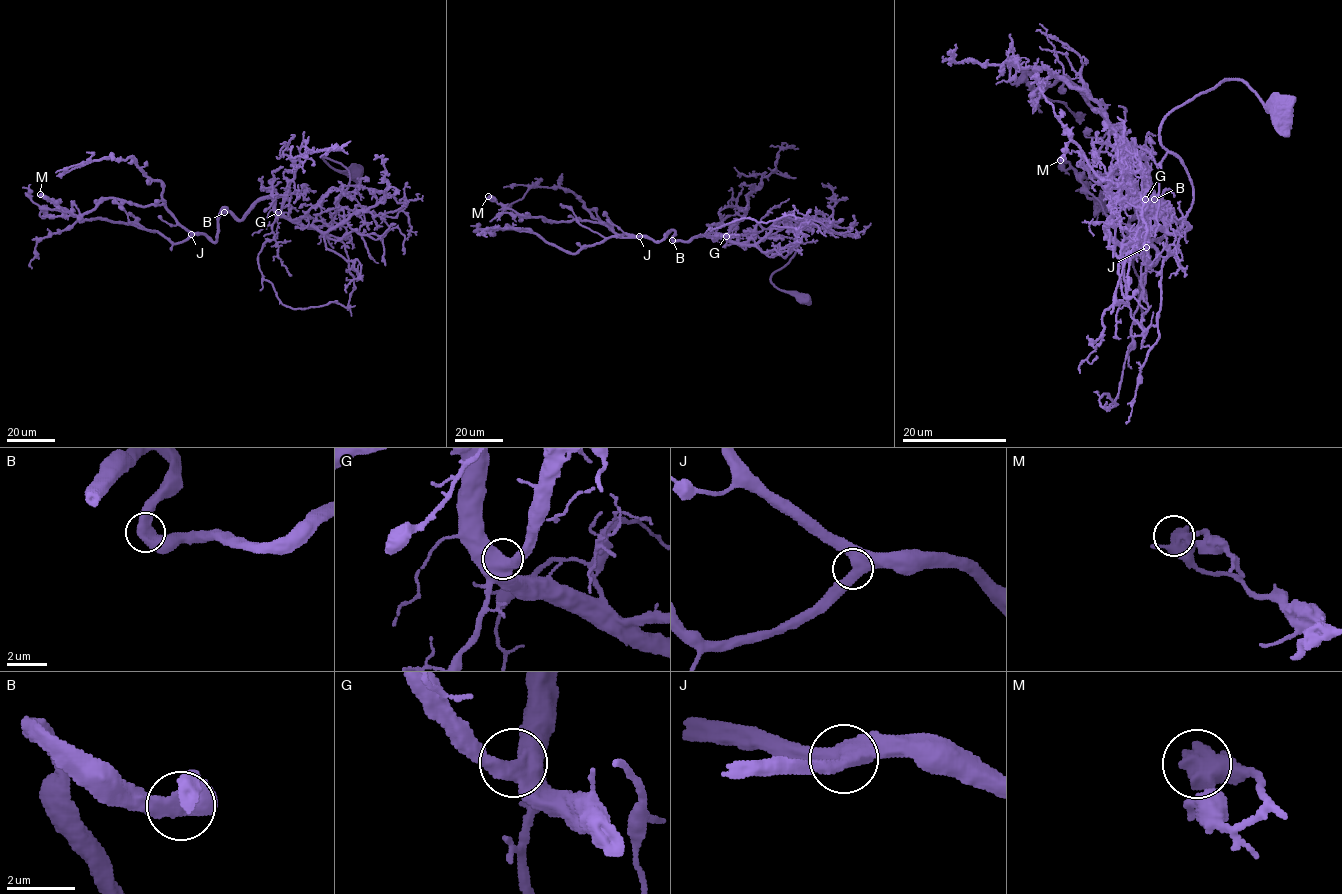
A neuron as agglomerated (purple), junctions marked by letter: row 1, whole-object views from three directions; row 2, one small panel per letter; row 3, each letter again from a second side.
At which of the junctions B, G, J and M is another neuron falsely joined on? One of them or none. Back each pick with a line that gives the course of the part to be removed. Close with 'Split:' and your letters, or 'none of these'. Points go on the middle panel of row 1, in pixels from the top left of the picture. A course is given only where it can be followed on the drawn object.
Split: none of these

